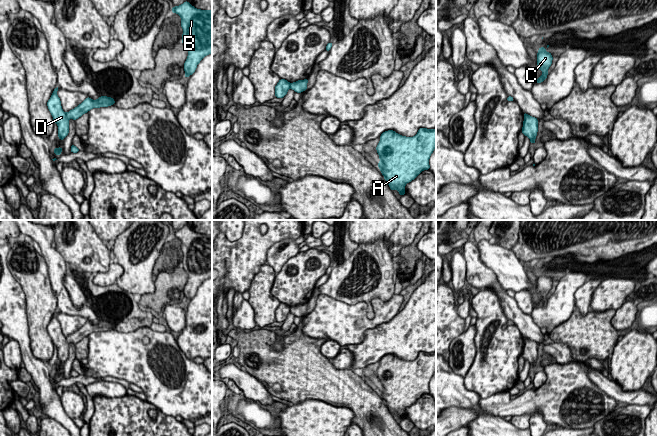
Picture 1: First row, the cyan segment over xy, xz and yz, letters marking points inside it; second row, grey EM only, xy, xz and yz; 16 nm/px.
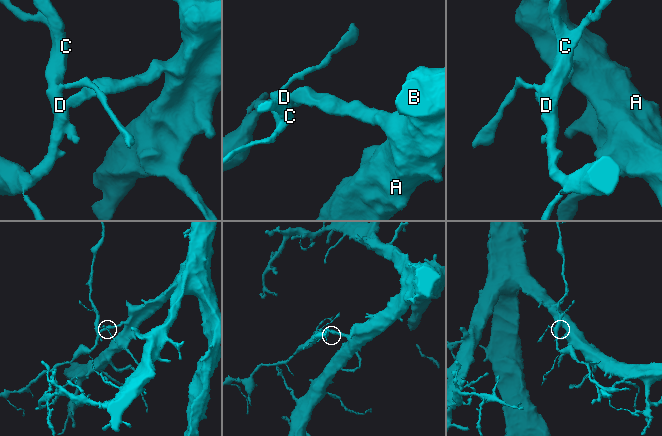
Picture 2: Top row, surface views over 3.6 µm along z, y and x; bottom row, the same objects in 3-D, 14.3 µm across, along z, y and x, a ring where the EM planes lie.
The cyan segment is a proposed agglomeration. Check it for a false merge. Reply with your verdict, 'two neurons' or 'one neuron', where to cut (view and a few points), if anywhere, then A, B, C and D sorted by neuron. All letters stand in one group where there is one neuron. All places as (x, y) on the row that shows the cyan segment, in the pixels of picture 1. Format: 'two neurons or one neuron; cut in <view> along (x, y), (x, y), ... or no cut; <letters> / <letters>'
two neurons; cut in xy along (65, 113), (68, 119); A B / C D

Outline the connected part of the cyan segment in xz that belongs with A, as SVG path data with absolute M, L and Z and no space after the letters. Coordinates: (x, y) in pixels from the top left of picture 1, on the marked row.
M419 128L413 137L406 137L388 130L380 135L380 141L376 146L380 162L378 167L388 183L390 189L397 190L402 196L406 194L405 186L414 180L423 170L429 170L429 159L436 148L436 129Z

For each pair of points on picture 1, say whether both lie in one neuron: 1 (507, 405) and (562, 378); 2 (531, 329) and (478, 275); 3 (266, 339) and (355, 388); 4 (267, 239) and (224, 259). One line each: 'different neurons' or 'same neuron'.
1: same neuron
2: same neuron
3: same neuron
4: same neuron

